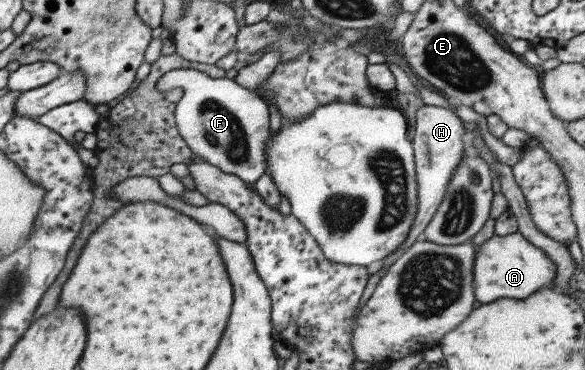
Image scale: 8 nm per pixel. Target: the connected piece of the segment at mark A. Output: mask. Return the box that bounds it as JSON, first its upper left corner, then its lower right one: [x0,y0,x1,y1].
[472,232,555,304]

